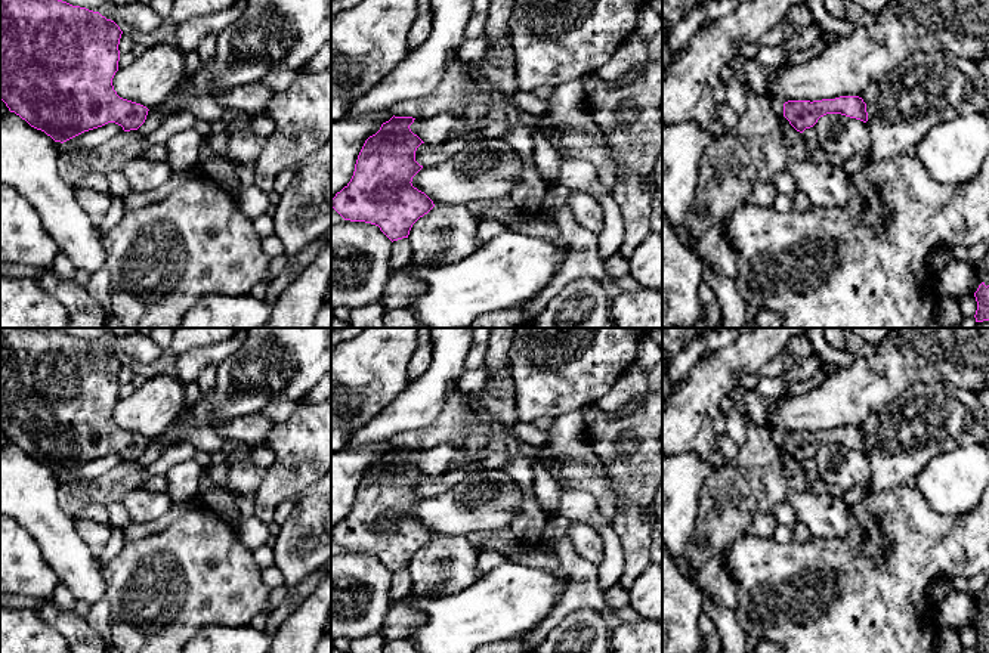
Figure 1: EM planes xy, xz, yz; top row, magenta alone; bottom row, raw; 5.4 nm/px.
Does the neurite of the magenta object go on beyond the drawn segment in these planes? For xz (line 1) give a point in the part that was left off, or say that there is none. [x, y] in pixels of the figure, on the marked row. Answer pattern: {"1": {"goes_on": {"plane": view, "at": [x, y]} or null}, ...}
{"1": {"goes_on": null}}

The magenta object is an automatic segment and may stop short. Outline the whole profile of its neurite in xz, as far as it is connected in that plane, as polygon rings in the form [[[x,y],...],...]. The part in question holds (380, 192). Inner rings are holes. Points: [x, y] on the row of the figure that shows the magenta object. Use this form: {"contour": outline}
{"contour": [[[393,115],[383,123],[380,130],[365,140],[350,182],[331,199],[331,207],[344,220],[375,225],[392,242],[408,238],[412,225],[435,207],[433,201],[411,183],[423,168],[415,161],[415,151],[424,143],[409,129],[414,120]]]}

